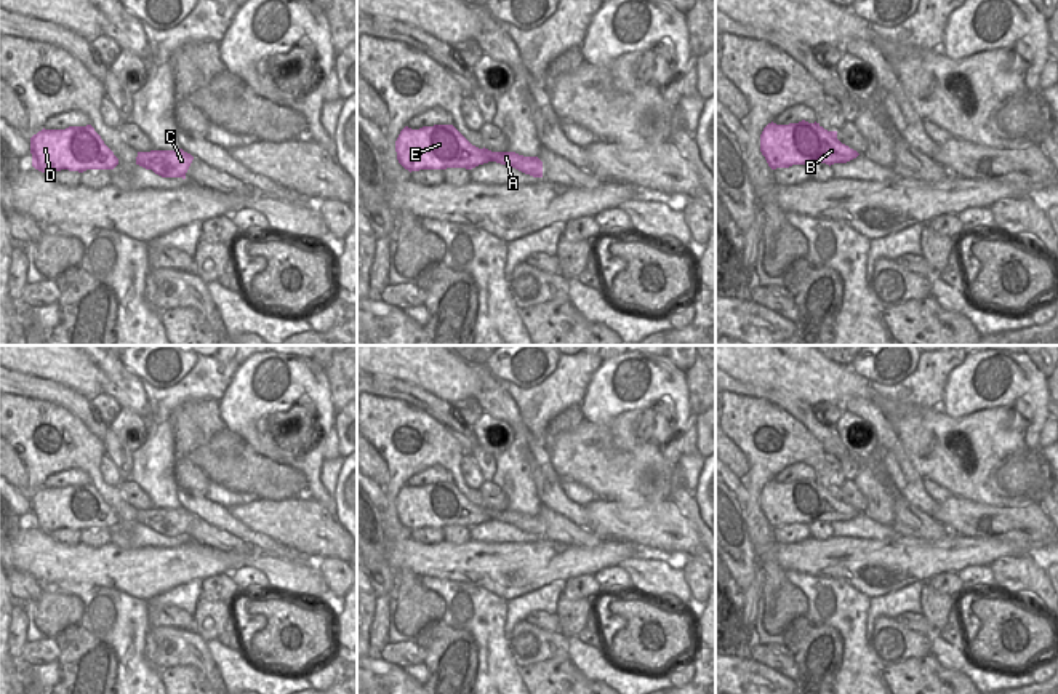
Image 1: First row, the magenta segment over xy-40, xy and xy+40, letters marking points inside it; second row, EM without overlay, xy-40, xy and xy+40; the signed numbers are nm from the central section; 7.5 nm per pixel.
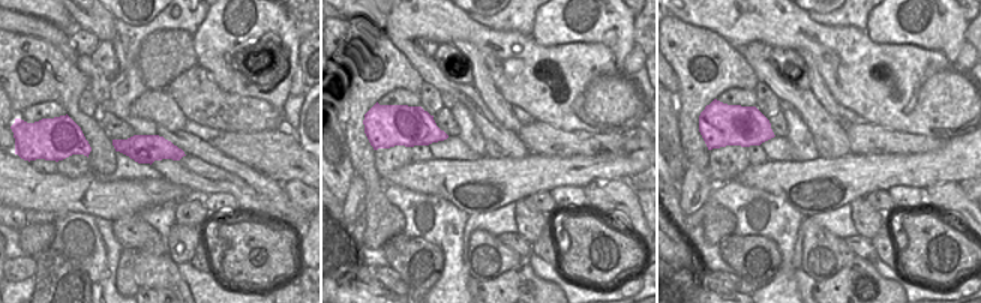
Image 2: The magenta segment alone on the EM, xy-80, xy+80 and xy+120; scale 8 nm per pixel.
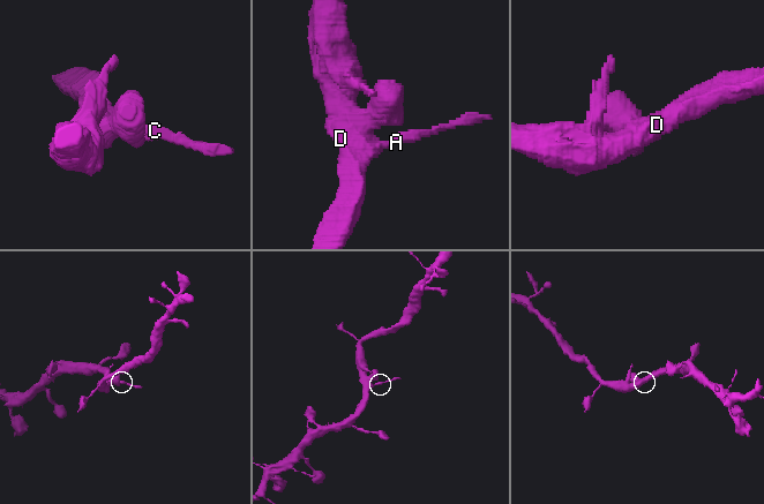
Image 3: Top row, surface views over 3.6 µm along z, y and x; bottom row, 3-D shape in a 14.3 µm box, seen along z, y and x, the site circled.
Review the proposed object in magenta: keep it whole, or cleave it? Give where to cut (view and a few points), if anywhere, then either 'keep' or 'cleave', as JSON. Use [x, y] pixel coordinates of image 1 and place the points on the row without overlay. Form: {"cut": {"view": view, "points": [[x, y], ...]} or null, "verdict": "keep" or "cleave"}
{"cut": null, "verdict": "keep"}

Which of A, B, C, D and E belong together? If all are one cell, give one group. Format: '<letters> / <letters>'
A B C D E

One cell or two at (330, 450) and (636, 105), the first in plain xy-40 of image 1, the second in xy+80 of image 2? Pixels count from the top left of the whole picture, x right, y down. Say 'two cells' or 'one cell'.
two cells

